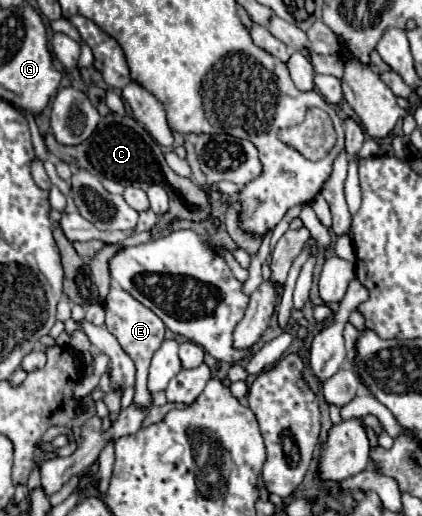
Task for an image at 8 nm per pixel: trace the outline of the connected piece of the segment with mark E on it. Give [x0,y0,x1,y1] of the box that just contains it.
[104,286,166,406]

